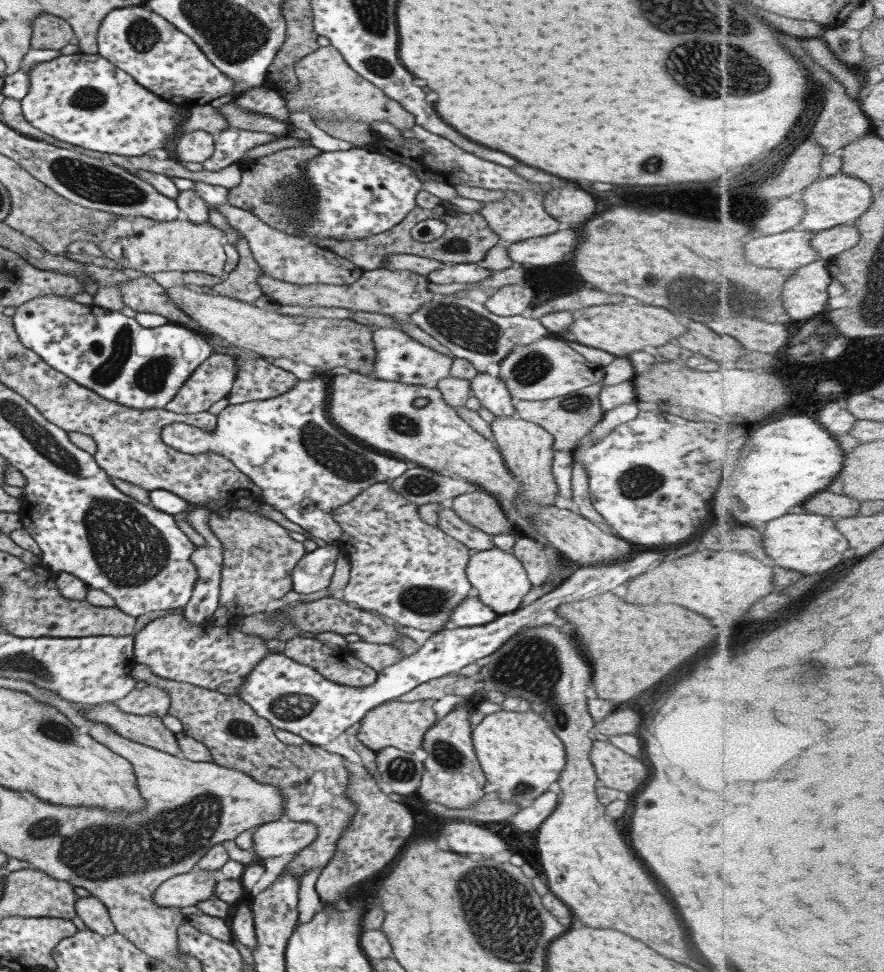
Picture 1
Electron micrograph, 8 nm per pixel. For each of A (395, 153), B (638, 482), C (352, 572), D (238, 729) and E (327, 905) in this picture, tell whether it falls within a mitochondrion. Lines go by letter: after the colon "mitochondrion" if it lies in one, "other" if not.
A: other
B: mitochondrion
C: other
D: mitochondrion
E: other

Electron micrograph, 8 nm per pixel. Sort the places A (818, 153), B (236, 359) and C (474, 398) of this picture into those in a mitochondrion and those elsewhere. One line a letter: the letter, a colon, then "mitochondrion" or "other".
A: other
B: other
C: other

